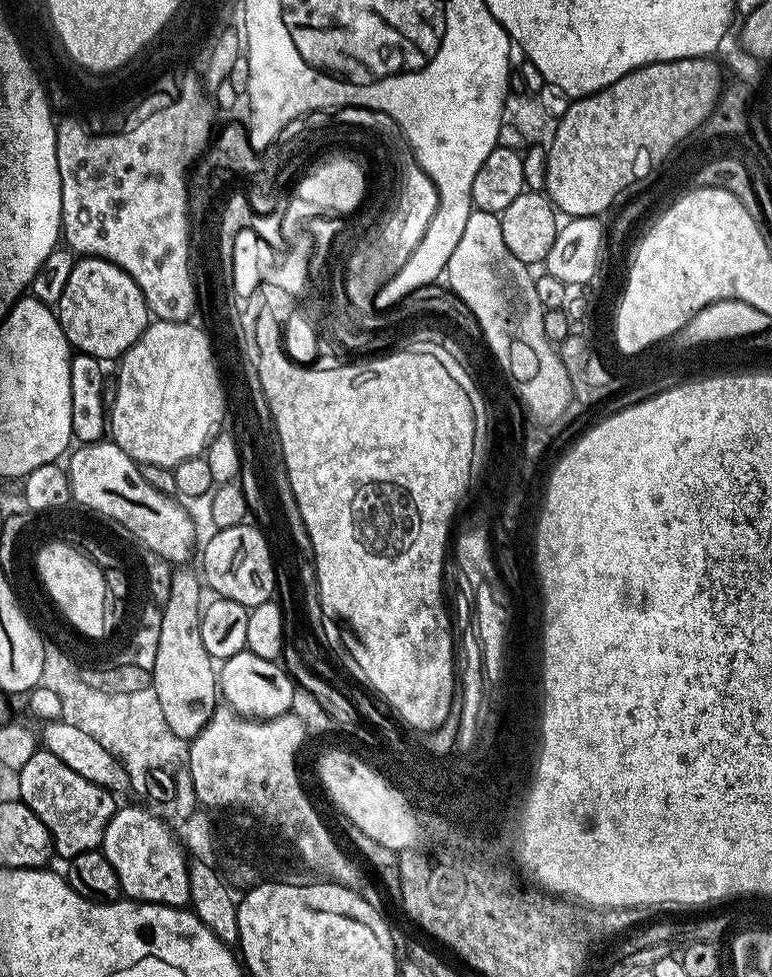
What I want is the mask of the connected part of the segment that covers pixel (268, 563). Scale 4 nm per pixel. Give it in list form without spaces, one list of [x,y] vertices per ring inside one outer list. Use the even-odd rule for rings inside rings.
[[[245,522],[229,528],[217,528],[204,544],[204,572],[202,580],[213,588],[222,600],[242,602],[248,609],[262,606],[262,602],[277,595],[277,561],[273,545],[255,523]],[[265,536],[265,537],[264,537]]]

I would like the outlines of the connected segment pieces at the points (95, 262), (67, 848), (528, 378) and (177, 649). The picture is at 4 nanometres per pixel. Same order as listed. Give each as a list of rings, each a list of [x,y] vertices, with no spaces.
[[[85,256],[73,263],[66,290],[62,290],[62,298],[54,305],[54,311],[73,349],[101,362],[123,356],[150,323],[146,298],[142,298],[138,282],[117,264],[97,256]]]
[[[43,750],[32,752],[29,761],[21,765],[18,771],[19,799],[34,810],[34,814],[42,818],[46,830],[50,830],[57,857],[71,858],[97,851],[103,845],[106,826],[118,807],[118,801],[109,789],[82,778],[82,774],[74,774],[62,758],[54,758],[54,754]]]
[[[474,210],[454,254],[450,254],[450,262],[446,262],[443,279],[449,291],[462,300],[480,324],[491,357],[503,361],[508,373],[516,376],[527,407],[532,408],[535,416],[552,420],[574,399],[566,366],[543,330],[545,308],[538,300],[533,273],[528,272],[531,272],[529,265],[518,262],[506,247],[499,215]]]
[[[180,566],[173,571],[170,598],[161,607],[157,657],[150,671],[150,691],[162,705],[166,726],[170,726],[176,737],[185,742],[191,741],[204,729],[218,707],[218,668],[212,656],[206,654],[206,646],[202,646],[200,588],[201,577],[197,573],[195,576],[188,566]]]

